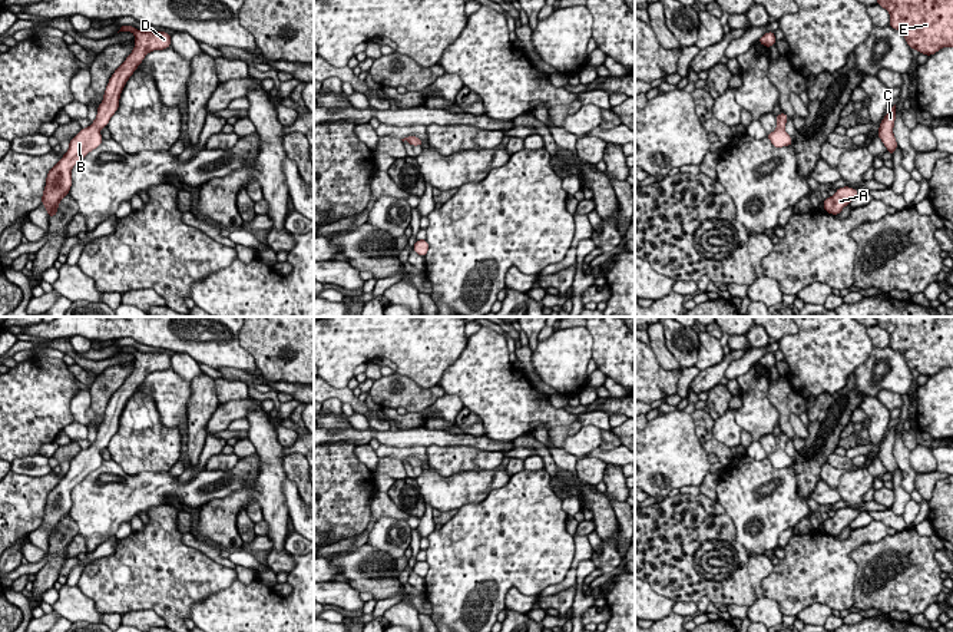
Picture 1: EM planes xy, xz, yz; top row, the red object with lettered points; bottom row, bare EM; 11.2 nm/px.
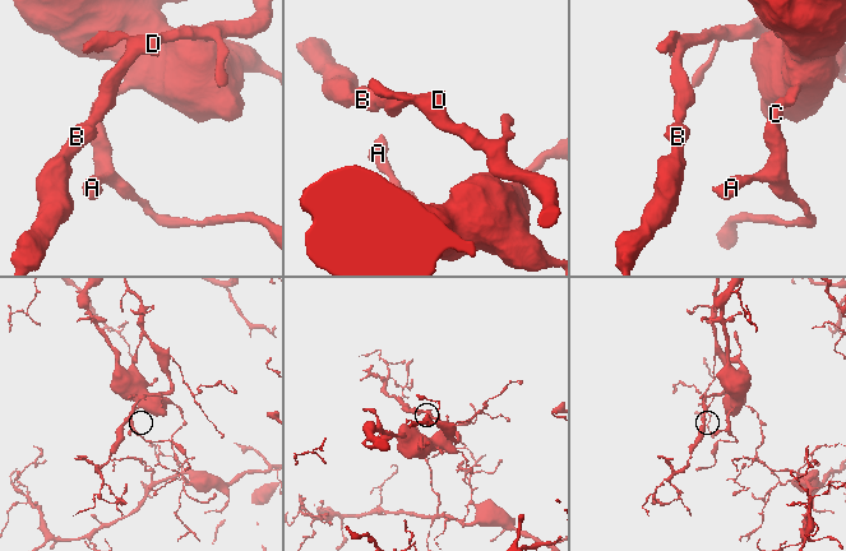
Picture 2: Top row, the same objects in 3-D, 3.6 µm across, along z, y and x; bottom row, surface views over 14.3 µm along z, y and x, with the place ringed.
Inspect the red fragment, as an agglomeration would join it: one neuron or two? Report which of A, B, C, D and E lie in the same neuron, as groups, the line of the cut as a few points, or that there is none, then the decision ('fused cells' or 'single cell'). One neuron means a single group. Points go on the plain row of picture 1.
A B C D E; no cut; single cell

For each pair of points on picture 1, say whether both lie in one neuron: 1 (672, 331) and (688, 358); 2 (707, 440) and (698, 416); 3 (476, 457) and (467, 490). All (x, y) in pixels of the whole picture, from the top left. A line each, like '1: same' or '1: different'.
1: same
2: same
3: different

